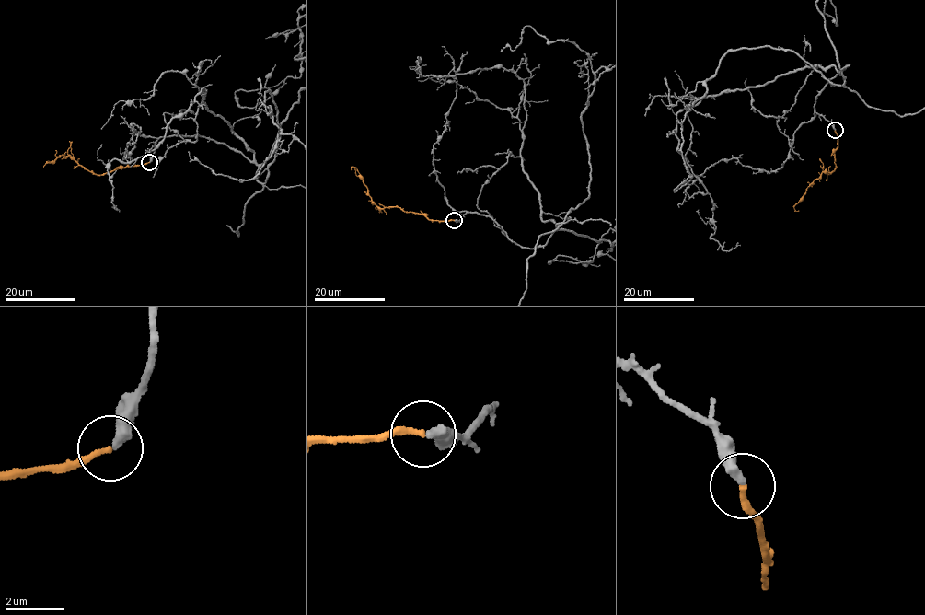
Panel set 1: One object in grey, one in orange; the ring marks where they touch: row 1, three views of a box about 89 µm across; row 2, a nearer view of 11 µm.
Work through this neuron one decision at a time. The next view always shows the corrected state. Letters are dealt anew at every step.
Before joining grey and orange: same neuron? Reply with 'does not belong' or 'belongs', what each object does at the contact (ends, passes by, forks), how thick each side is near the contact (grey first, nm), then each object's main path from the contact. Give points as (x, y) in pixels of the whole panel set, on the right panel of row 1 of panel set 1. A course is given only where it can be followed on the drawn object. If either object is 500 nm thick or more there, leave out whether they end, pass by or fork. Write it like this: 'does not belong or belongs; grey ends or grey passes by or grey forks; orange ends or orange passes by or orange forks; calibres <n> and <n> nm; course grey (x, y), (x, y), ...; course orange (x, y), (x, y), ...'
belongs; grey ends; orange ends; calibres 340 and 180 nm; course orange (835, 130), (838, 144), (834, 153), (836, 168), (829, 174), (822, 172), (812, 183), (795, 204), (798, 211)

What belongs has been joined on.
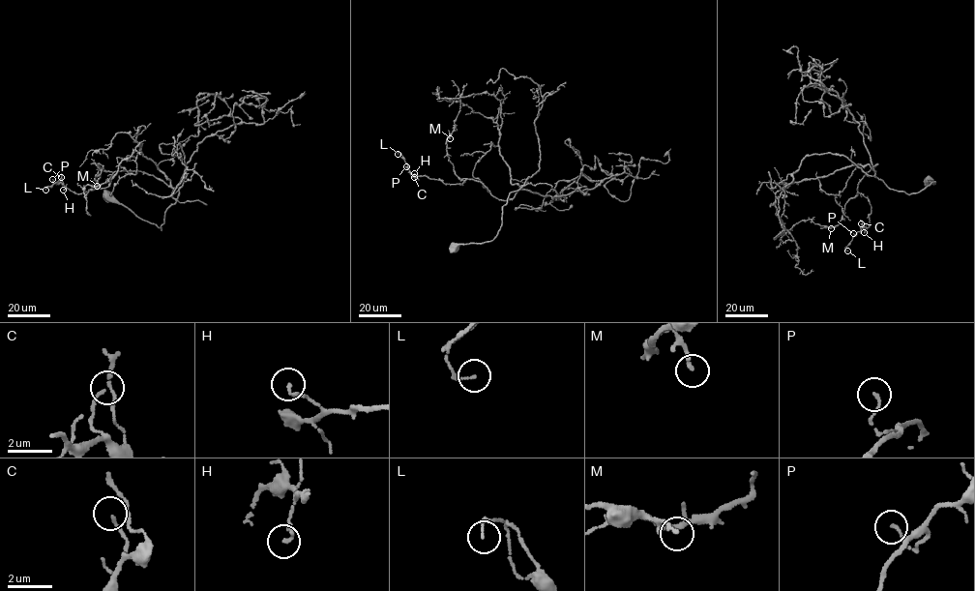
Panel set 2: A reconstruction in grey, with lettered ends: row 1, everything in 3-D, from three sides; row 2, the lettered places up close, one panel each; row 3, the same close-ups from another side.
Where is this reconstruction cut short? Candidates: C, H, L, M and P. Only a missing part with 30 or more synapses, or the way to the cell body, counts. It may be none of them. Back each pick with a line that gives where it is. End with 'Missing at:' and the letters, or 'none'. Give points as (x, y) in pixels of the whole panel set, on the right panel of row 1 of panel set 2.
M: (831, 228)
Missing at: M

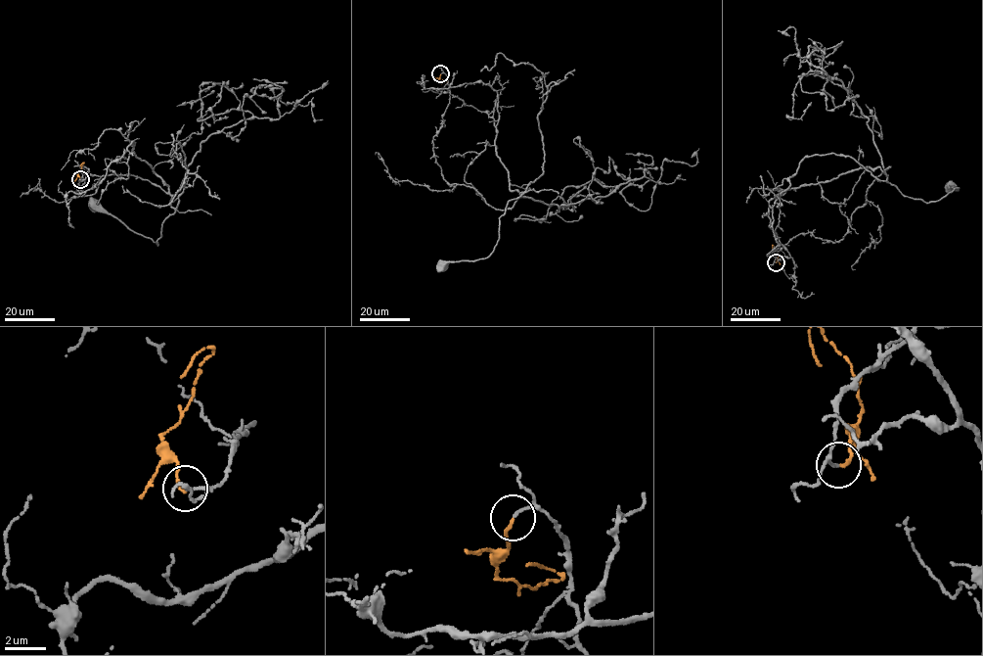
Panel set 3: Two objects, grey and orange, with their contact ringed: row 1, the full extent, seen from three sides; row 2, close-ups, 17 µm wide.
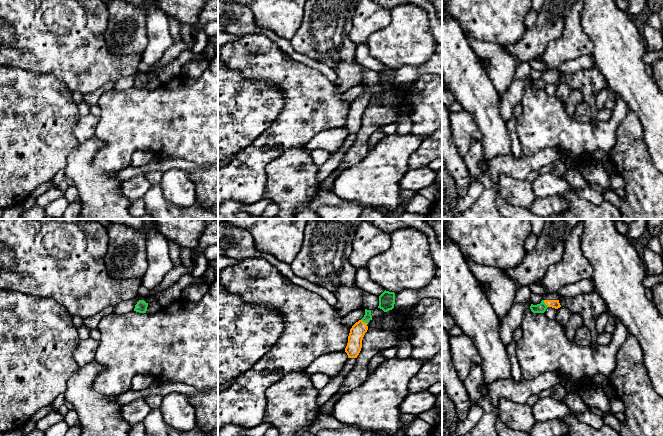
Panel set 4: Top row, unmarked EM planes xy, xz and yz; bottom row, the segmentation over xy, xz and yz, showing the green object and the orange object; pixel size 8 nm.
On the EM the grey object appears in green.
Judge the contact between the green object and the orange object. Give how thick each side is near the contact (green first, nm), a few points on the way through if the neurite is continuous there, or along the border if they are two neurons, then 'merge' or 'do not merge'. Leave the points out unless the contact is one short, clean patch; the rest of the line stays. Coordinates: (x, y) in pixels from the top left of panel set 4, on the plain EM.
calibres 70 and 120 nm; way xz (367, 93), (364, 97), (358, 106); merge

